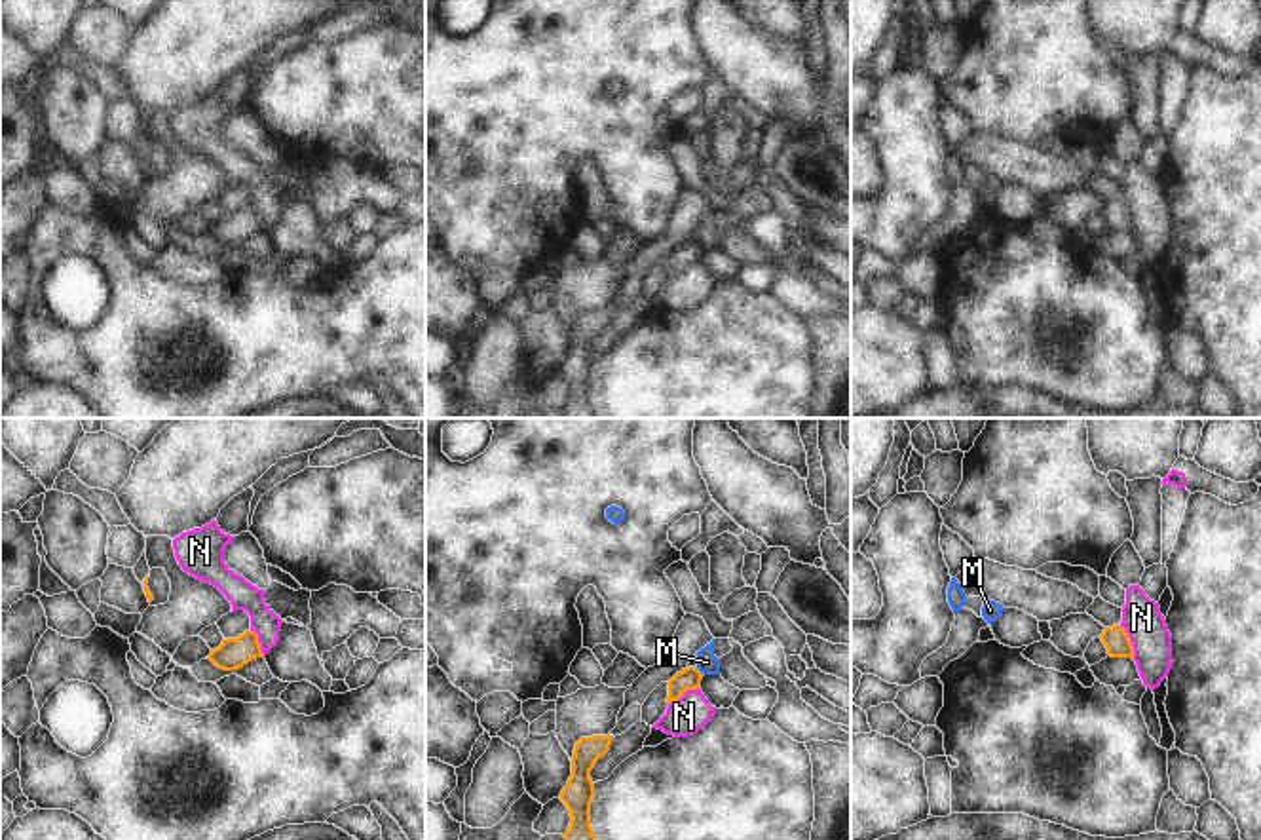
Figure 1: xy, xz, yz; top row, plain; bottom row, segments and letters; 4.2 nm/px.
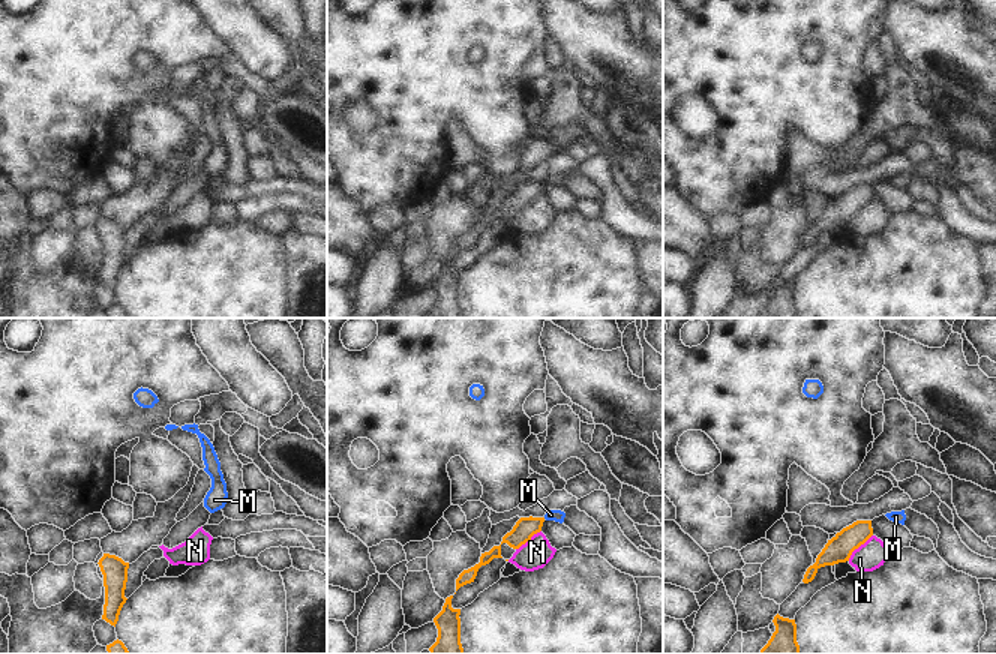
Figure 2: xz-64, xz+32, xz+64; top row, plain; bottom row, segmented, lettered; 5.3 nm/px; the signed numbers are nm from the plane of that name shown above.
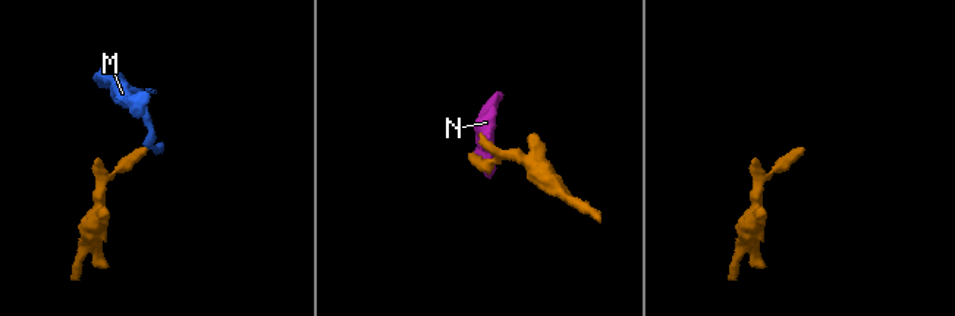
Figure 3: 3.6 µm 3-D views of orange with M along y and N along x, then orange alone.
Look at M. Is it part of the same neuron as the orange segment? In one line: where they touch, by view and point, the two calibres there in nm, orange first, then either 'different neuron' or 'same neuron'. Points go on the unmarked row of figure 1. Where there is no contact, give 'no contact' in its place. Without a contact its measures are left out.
contact xz (699, 246); calibres 100 and 90 nm; different neuron

